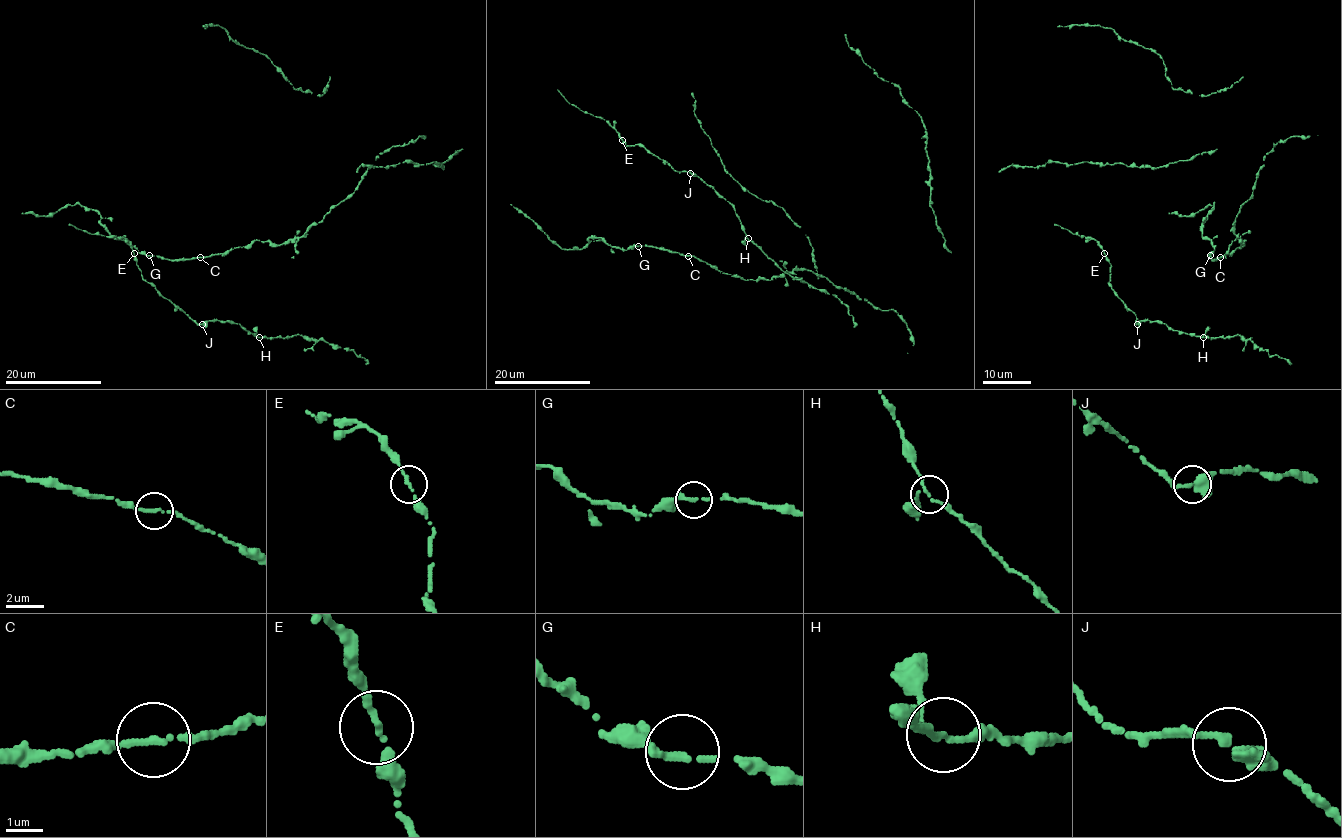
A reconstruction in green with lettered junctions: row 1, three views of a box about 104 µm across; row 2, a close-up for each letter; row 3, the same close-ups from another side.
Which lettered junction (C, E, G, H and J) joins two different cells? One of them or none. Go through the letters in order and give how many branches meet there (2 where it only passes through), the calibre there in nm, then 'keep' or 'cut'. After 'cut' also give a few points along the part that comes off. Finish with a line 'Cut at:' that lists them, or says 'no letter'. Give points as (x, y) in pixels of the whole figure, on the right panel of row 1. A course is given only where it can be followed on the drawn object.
C: branches 2; calibre 170 nm; keep
E: branches 2; calibre 170 nm; keep
G: branches 2; calibre 190 nm; keep
H: branches 3; calibre 150 nm; keep
J: branches 3; calibre 280 nm; keep
Cut at: no letter

